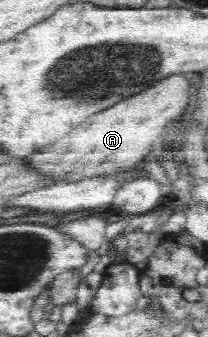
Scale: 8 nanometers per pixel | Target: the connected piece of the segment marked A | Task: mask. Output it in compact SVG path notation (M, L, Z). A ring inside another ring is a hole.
M173 73L165 79L159 79L145 91L91 115L91 119L83 121L63 139L51 143L51 147L45 147L41 153L35 153L31 163L52 177L61 177L59 173L67 173L67 179L81 179L95 173L115 173L121 167L133 167L151 149L151 143L161 133L161 129L171 119L184 116L185 109L189 107L189 89L191 83L186 73Z

